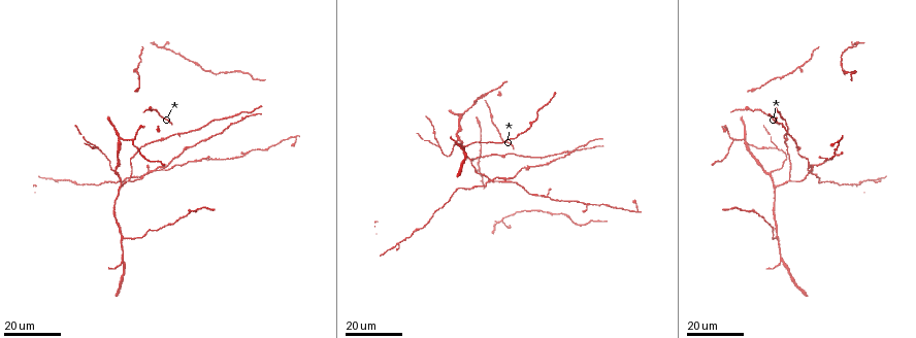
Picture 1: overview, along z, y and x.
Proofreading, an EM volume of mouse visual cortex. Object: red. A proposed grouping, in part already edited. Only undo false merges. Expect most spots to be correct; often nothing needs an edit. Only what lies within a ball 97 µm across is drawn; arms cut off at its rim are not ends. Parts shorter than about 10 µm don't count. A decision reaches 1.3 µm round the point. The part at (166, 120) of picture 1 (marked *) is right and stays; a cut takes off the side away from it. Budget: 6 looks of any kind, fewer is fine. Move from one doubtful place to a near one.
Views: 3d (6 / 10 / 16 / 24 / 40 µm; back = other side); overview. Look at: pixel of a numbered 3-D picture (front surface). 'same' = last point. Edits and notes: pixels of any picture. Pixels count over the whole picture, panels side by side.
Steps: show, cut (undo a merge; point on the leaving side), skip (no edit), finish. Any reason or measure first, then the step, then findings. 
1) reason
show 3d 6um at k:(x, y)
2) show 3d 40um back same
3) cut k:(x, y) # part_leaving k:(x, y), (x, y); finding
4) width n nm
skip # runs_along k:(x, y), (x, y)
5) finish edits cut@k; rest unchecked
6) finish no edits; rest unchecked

arms part here
show 3d 16um at 1:(440, 147)

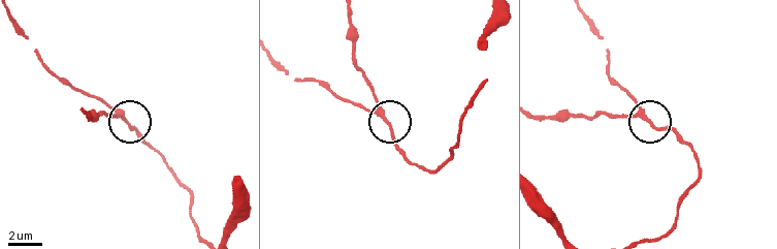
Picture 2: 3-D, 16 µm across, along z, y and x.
show 3d 10um at 2:(118, 115)

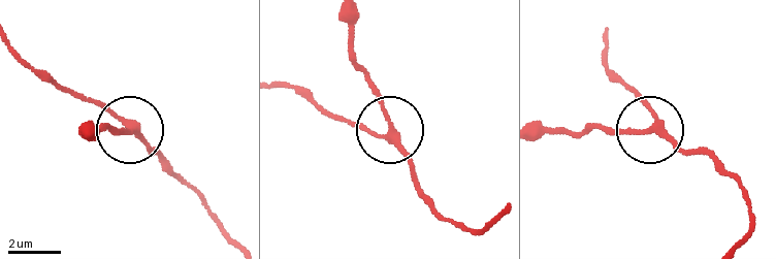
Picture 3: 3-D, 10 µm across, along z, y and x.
skip # runs_along 3:(738, 238), (751, 205), (711, 159), (645, 132), (587, 125); one neuron here

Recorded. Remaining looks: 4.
show 3d 16um at 1:(119, 173)

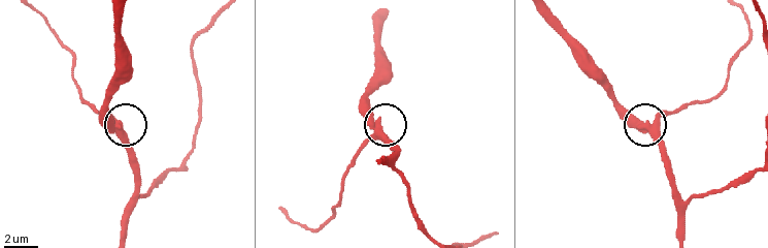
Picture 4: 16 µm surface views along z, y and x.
show 3d 10um at 4:(651, 124)

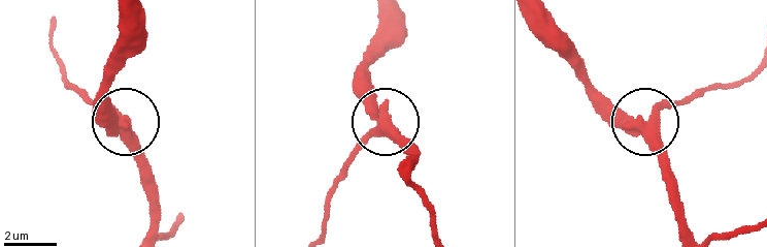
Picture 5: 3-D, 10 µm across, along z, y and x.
skip # runs_along 5:(148, 235), (148, 187), (133, 134), (77, 90); continuous, no second neuron

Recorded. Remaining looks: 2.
a fork
show 3d 16um at 1:(789, 182)

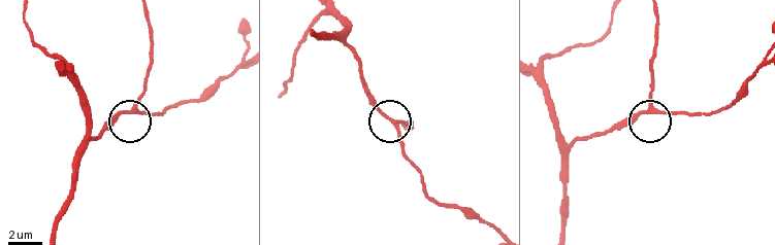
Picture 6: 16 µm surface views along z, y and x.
show 3d 10um at 6:(650, 108)

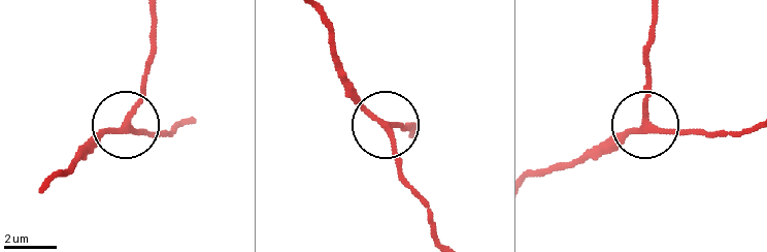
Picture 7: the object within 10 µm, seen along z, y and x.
side_arm 74 um
skip # runs_along 7:(654, 11), (644, 118), (594, 155); all the same neuron

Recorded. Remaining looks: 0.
finish no edits; rest unchecked

